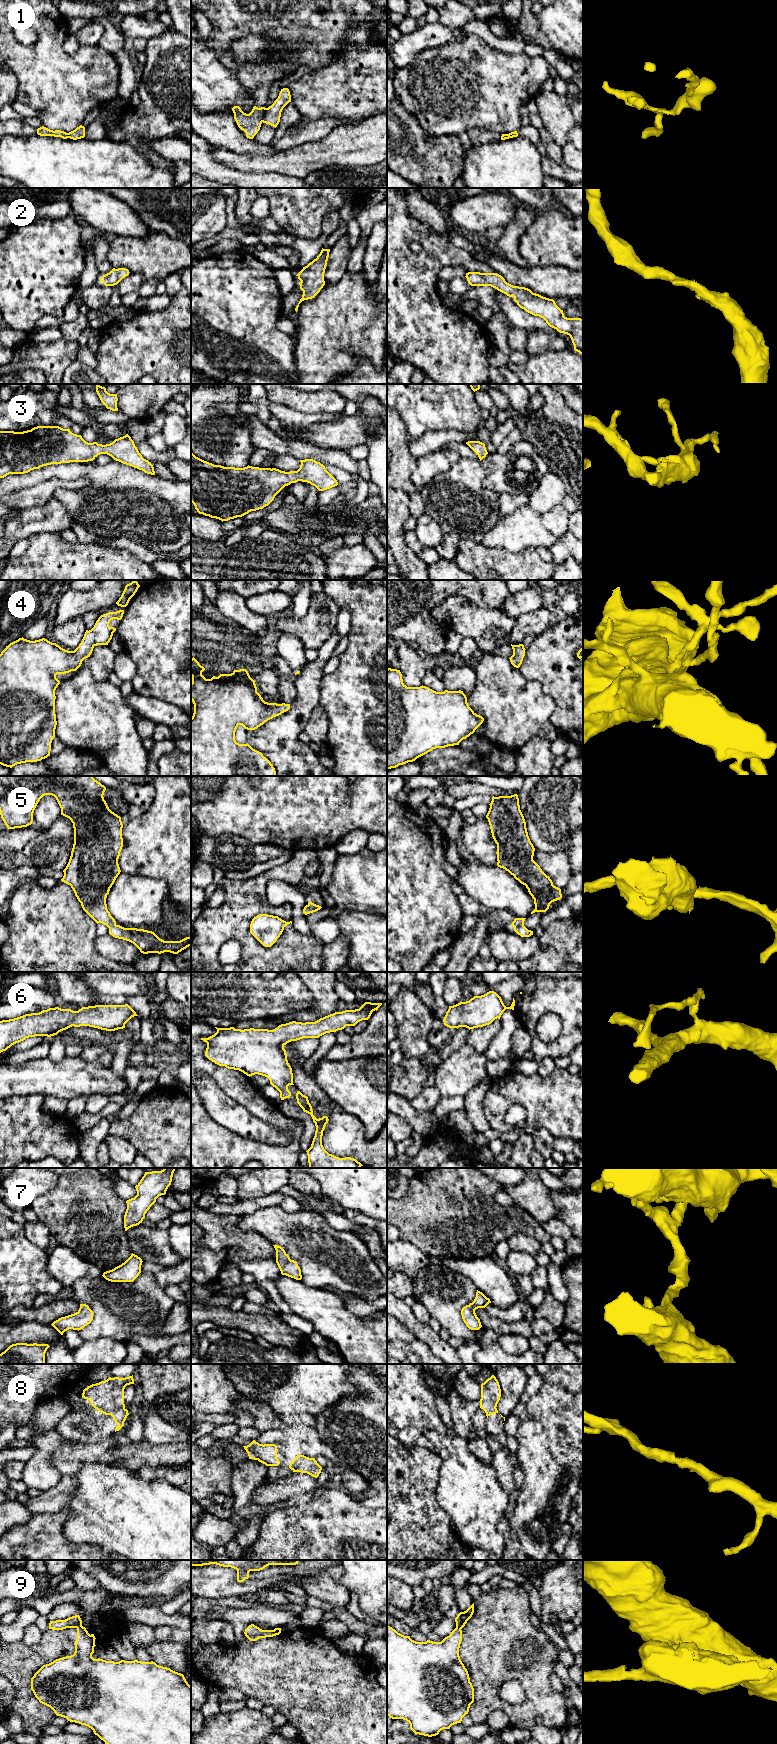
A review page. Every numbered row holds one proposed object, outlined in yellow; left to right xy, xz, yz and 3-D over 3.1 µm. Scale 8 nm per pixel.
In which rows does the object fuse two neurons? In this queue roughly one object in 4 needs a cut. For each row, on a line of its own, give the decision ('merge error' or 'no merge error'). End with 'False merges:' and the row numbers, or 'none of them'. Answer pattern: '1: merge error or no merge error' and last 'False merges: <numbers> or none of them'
1: merge error
2: no merge error
3: no merge error
4: no merge error
5: no merge error
6: no merge error
7: no merge error
8: no merge error
9: merge error
False merges: 1, 9

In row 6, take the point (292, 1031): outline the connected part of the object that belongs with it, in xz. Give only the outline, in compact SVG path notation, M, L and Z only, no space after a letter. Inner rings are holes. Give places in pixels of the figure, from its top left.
M365 1002L359 1009L345 1010L335 1012L315 1022L296 1022L292 1021L281 1024L273 1030L268 1029L235 1029L217 1028L217 1032L208 1037L201 1038L207 1043L205 1056L219 1066L225 1066L228 1069L239 1070L247 1076L255 1074L267 1077L270 1084L280 1092L281 1100L289 1098L291 1092L289 1085L293 1084L292 1068L288 1063L286 1050L284 1046L291 1042L303 1038L319 1038L320 1036L344 1029L346 1026L355 1026L362 1020L368 1020L373 1011L377 1011L382 1003Z

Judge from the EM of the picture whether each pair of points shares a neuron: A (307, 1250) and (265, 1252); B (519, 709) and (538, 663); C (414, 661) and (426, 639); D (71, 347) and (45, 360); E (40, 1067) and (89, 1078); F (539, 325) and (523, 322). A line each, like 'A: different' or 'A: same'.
A: different
B: different
C: different
D: same
E: same
F: same

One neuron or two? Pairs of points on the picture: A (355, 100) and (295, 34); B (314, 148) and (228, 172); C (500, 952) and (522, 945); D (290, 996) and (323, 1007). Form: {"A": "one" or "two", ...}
{"A": "two", "B": "two", "C": "one", "D": "two"}

